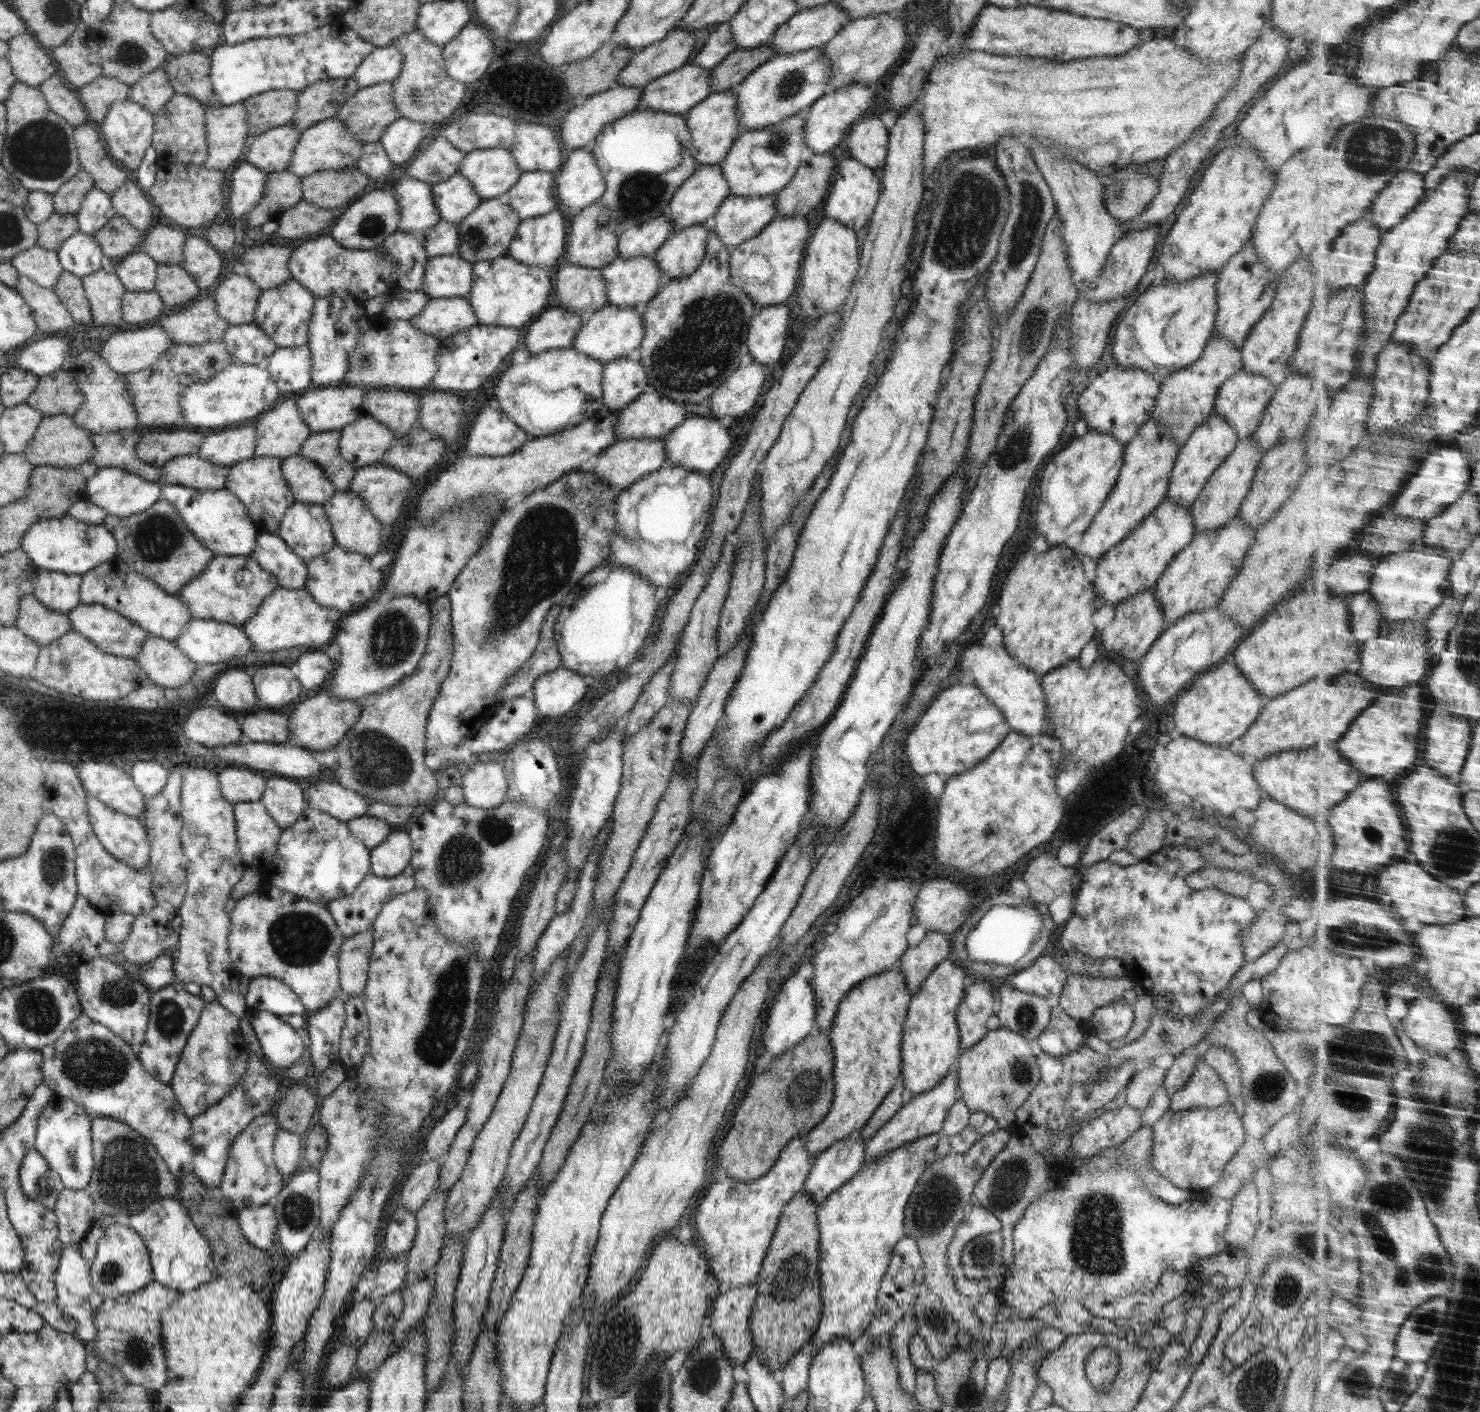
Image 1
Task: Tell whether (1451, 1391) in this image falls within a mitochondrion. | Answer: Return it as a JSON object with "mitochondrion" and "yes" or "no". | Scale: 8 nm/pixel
{"mitochondrion":"yes"}

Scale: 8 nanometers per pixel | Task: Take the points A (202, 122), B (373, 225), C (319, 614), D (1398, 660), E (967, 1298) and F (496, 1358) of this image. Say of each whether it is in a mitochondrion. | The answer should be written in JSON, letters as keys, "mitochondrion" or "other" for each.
{"A":"other","B":"mitochondrion","C":"other","D":"other","E":"other","F":"other"}

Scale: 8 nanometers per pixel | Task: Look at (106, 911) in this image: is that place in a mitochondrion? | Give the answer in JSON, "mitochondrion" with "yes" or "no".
{"mitochondrion":"no"}

